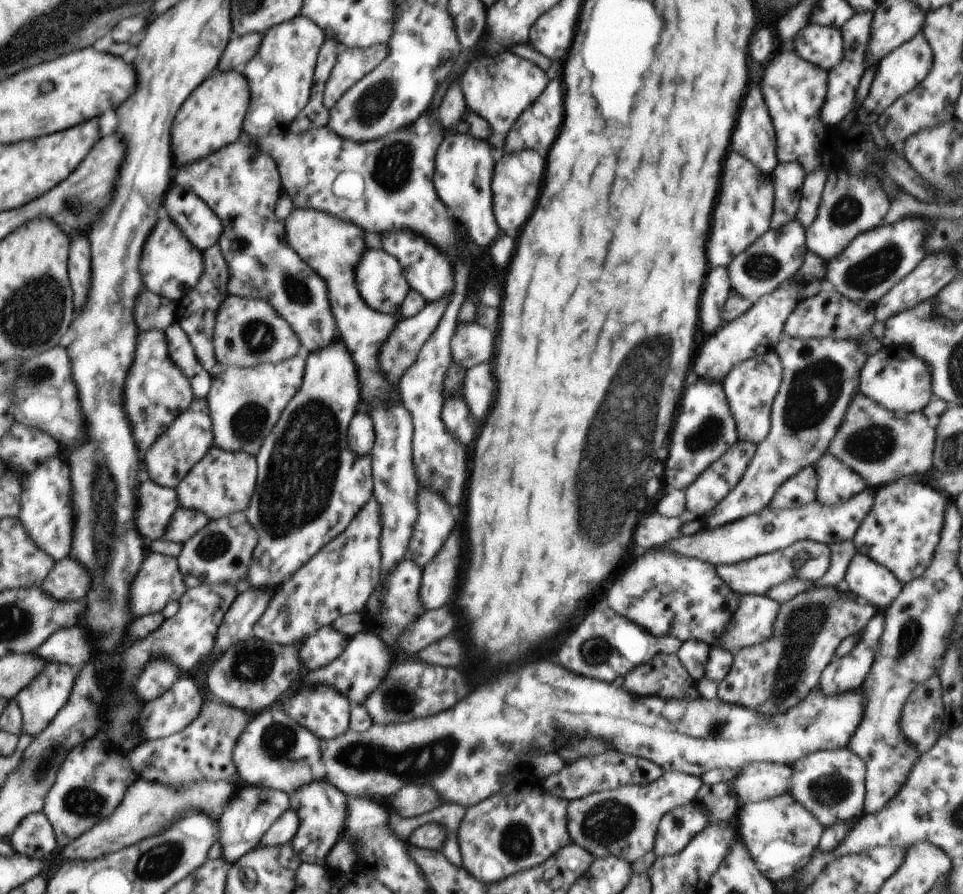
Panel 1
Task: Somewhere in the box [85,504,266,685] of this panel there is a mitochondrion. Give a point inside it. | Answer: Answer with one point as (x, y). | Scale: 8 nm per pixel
(211, 546)

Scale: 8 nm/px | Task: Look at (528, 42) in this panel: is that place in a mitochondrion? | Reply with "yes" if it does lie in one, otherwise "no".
no

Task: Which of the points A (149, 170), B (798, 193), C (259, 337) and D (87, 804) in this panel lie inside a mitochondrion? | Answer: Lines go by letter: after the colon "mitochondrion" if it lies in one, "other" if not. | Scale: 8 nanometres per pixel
A: other
B: other
C: mitochondrion
D: mitochondrion

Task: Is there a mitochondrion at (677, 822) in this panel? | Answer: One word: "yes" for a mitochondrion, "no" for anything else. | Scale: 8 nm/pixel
no

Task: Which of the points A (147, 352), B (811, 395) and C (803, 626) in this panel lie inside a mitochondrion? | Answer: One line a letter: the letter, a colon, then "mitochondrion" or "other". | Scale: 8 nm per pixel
A: mitochondrion
B: mitochondrion
C: mitochondrion

